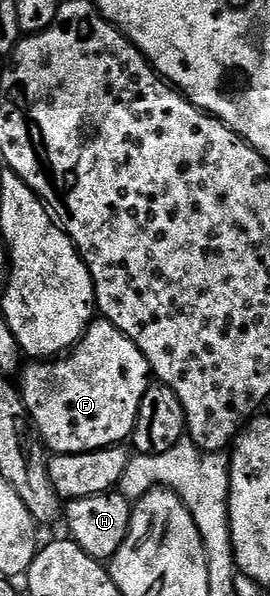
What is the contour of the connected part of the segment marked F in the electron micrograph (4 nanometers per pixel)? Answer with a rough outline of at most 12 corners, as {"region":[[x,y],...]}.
{"region":[[98,317],[22,400],[47,452],[117,447],[151,385],[144,353]]}

